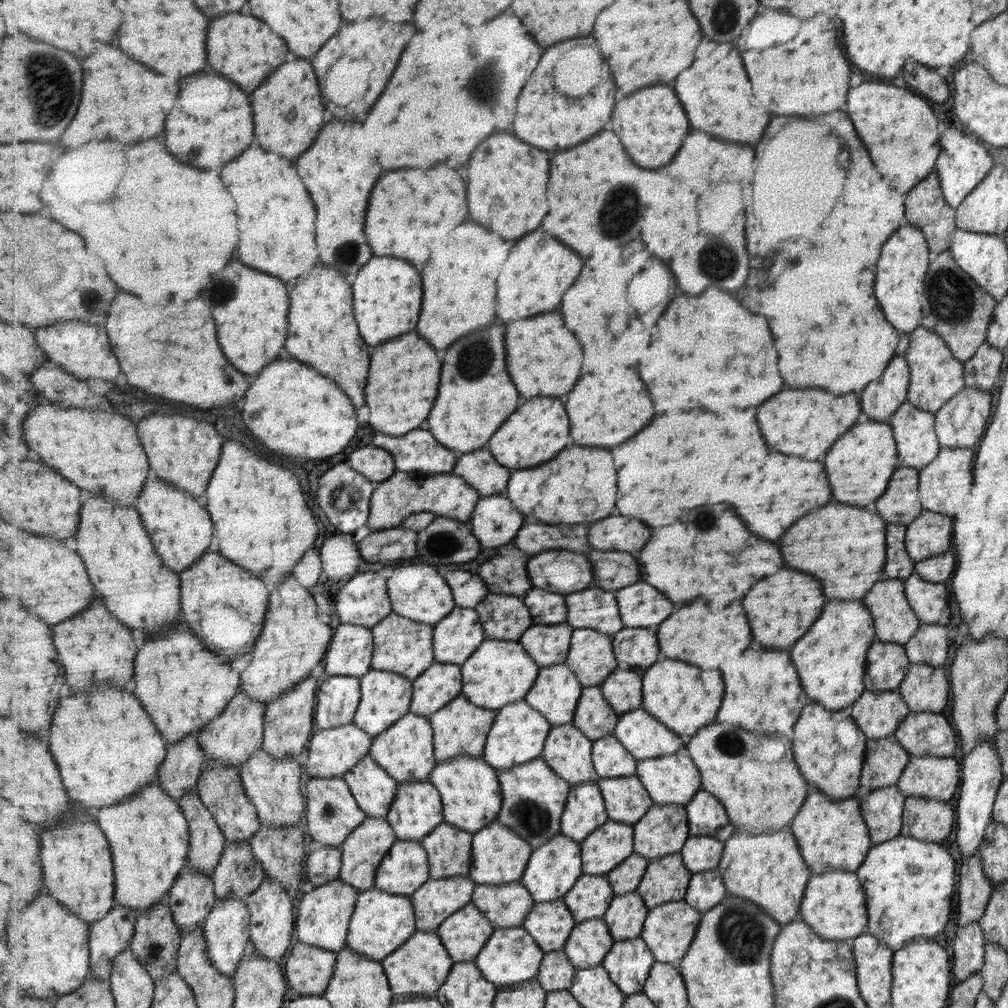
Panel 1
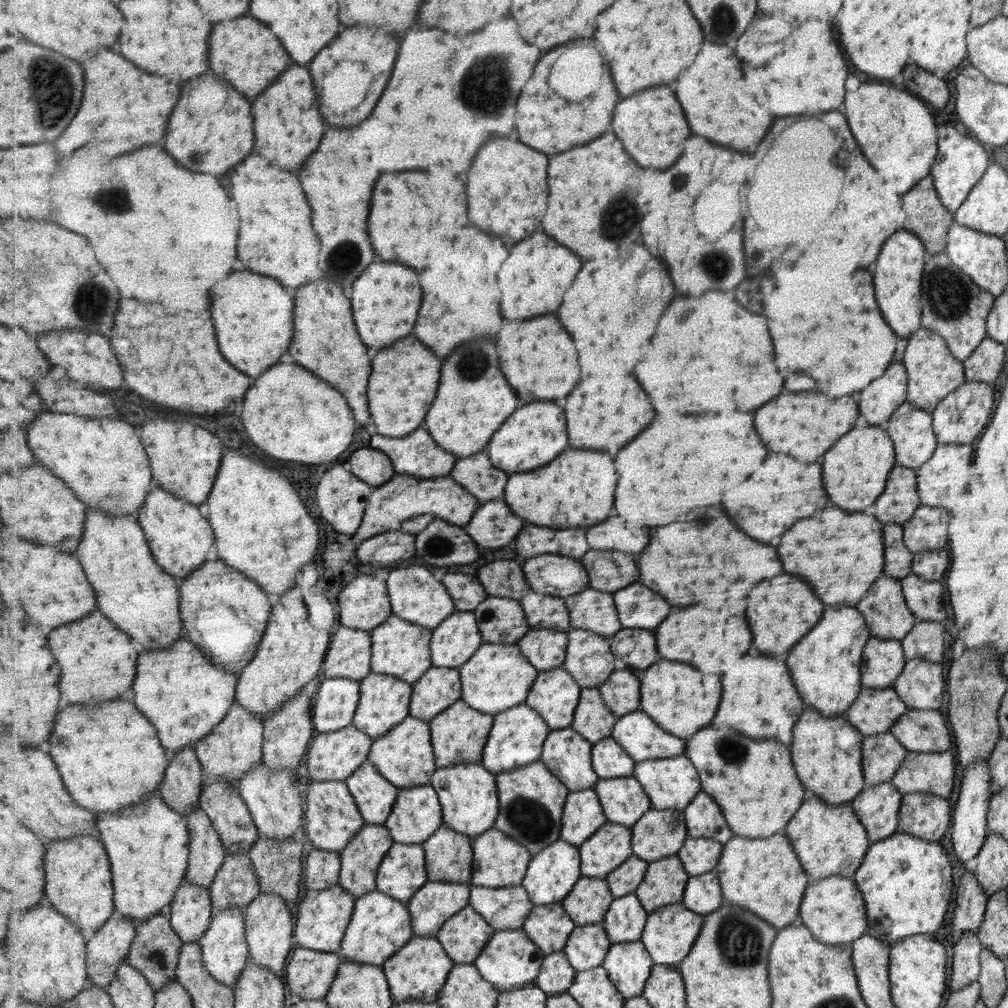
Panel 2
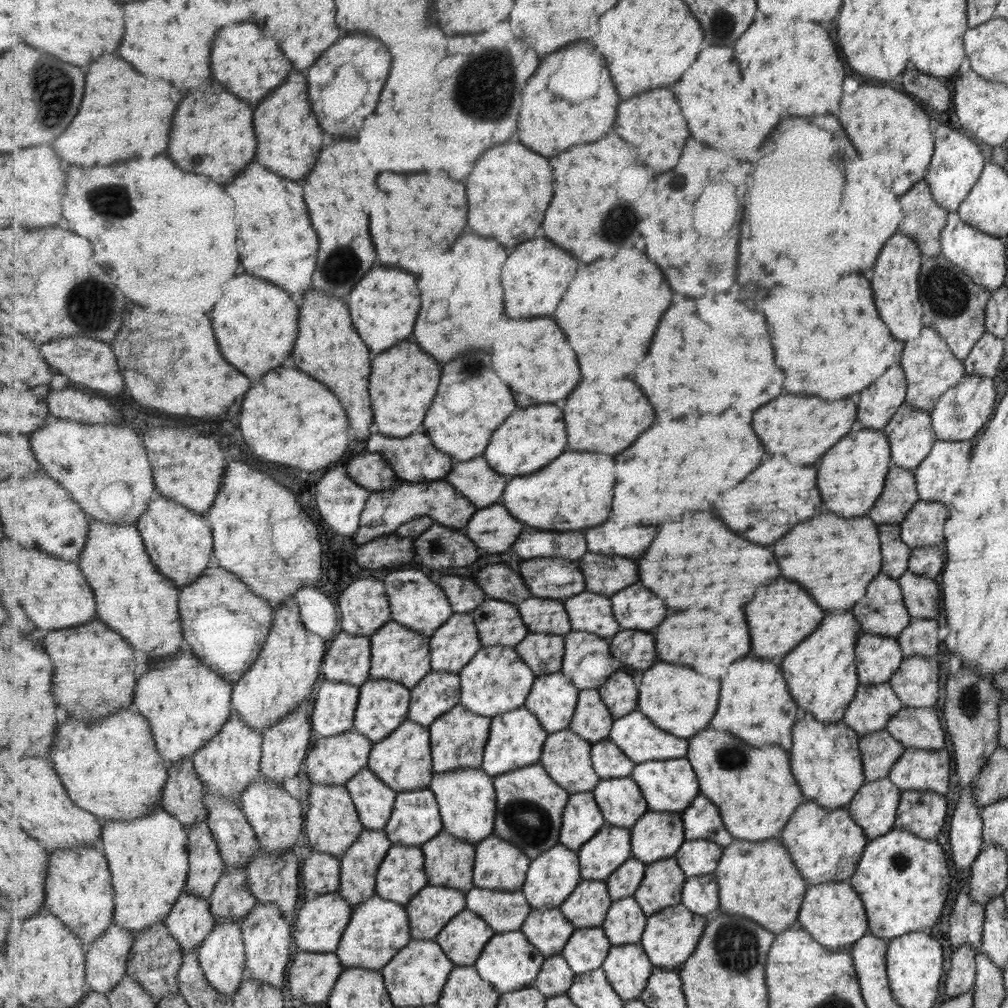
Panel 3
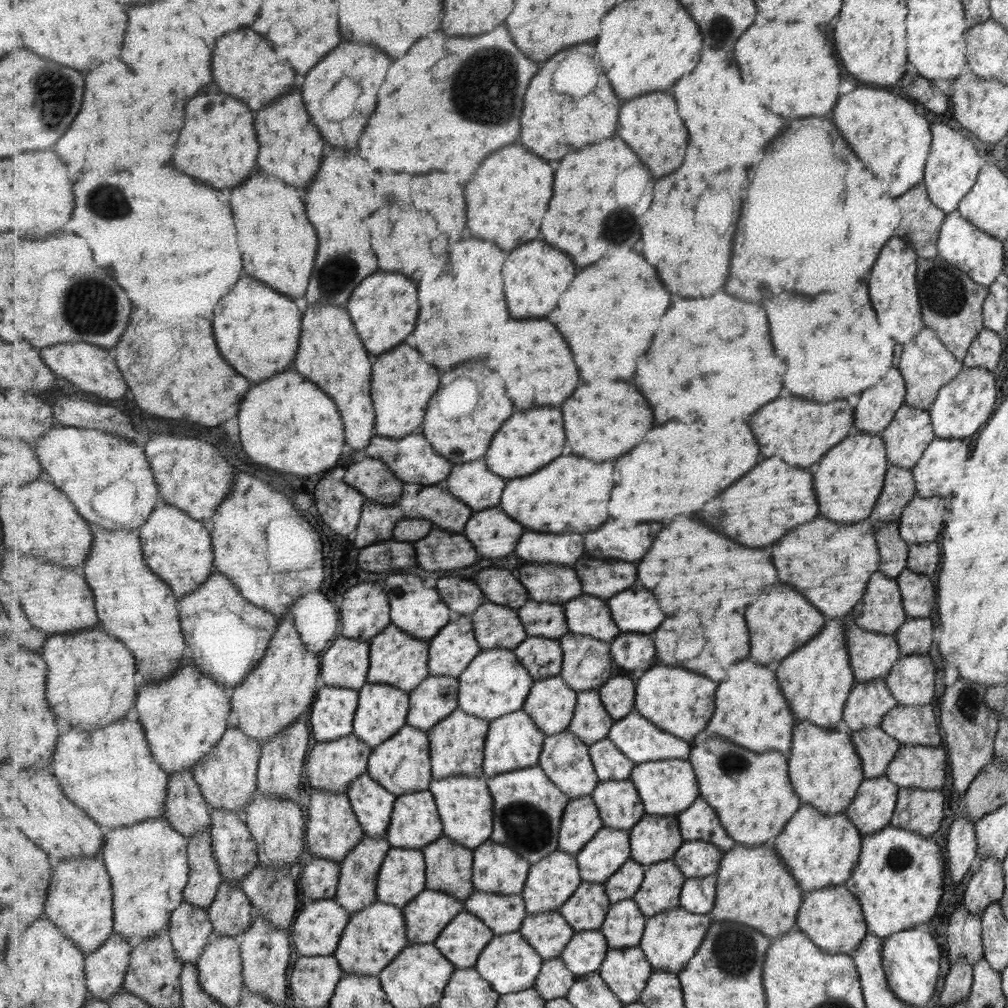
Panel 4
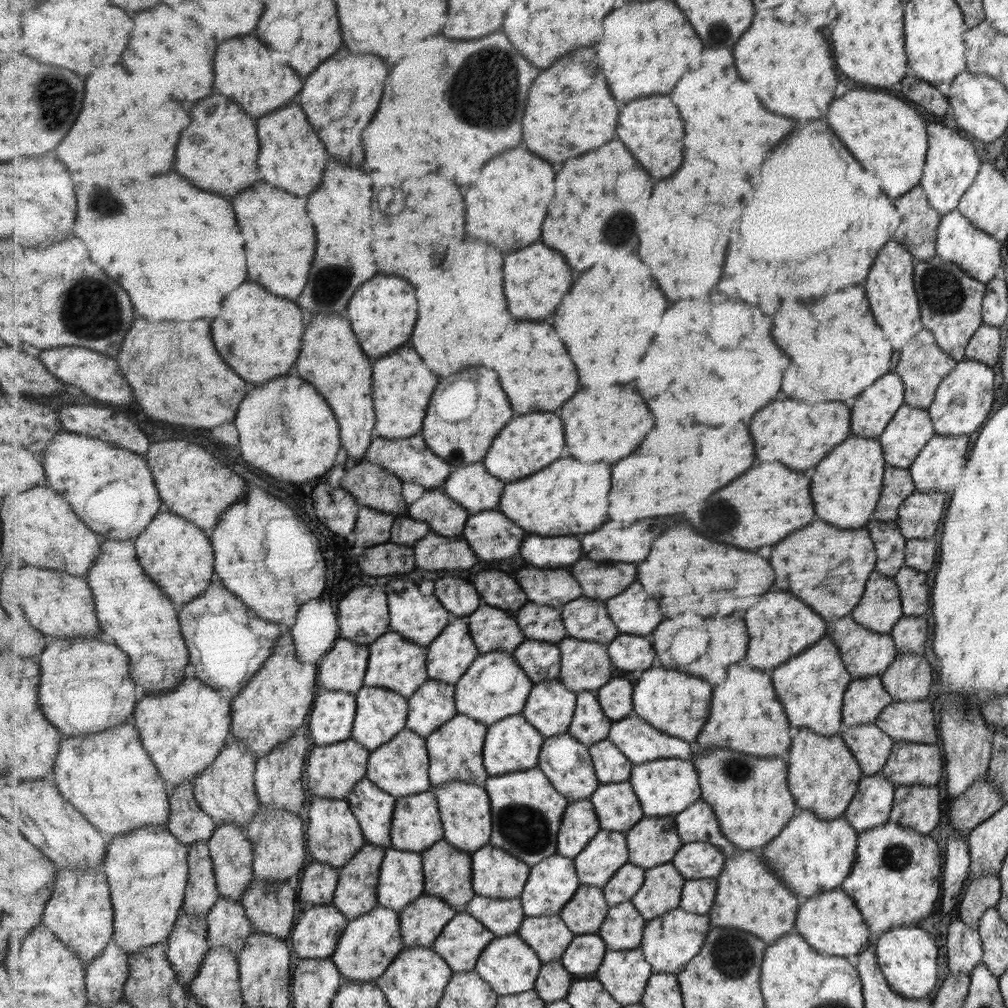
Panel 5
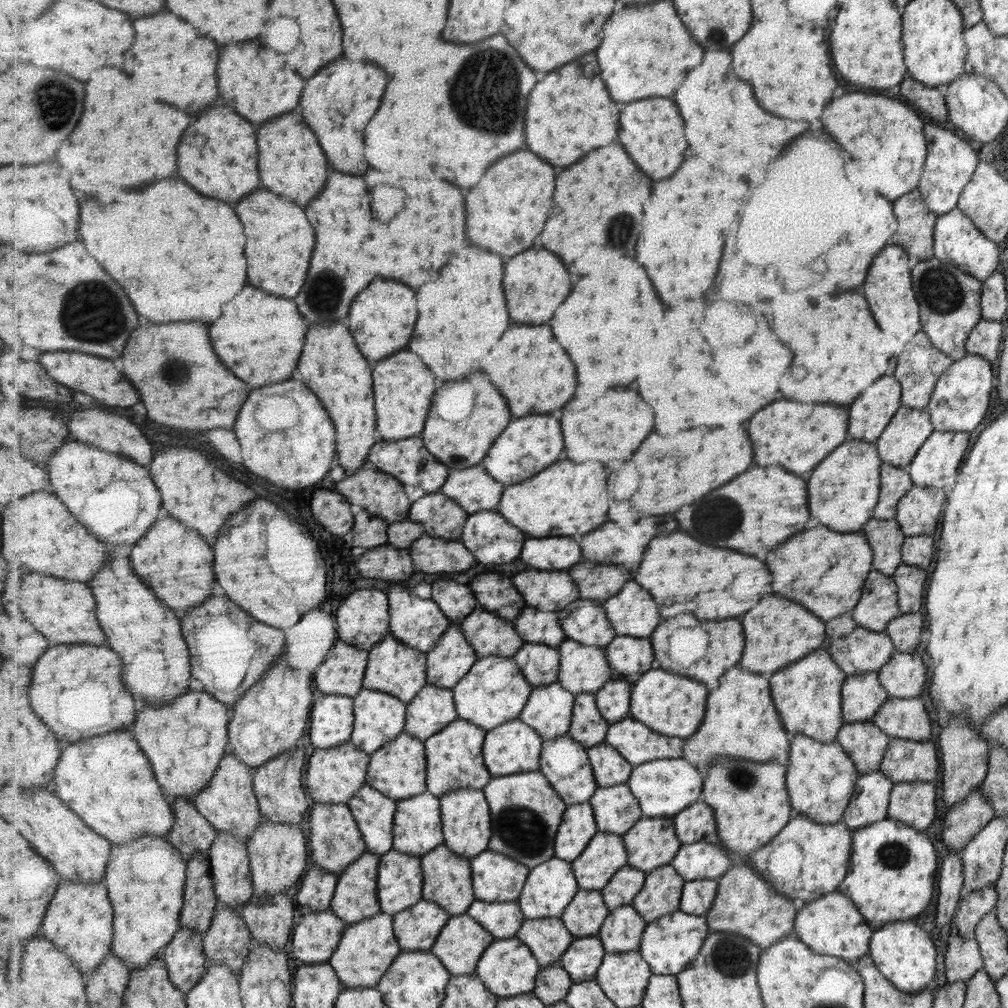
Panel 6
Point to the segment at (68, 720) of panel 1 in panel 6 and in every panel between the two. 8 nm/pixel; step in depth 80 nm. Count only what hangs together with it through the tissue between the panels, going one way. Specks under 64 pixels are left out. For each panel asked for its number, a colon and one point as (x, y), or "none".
2: (110, 755)
3: (113, 769)
4: (111, 773)
5: (110, 777)
6: (107, 780)

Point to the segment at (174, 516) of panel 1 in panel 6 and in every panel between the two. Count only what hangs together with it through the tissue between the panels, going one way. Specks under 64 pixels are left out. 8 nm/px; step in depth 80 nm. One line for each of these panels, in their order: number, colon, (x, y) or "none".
2: (180, 536)
3: (180, 544)
4: (177, 547)
5: (174, 552)
6: (173, 559)

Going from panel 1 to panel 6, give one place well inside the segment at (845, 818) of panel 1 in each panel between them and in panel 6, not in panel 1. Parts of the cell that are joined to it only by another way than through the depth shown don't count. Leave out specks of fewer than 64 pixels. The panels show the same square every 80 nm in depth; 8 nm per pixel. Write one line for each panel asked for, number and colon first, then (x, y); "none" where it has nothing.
2: (831, 841)
3: (826, 845)
4: (821, 851)
5: (812, 855)
6: (807, 860)

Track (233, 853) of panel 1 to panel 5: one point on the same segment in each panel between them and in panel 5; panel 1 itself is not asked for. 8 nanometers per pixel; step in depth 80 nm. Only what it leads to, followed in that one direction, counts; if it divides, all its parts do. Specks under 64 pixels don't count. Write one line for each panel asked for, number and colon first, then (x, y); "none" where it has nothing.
2: (236, 885)
3: (232, 900)
4: (232, 913)
5: (229, 925)

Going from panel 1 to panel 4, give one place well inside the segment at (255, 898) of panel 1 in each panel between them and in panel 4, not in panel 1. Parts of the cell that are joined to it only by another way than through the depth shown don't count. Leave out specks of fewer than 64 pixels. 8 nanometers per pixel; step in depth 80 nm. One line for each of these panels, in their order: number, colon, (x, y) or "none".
2: (270, 928)
3: (267, 936)
4: (266, 950)

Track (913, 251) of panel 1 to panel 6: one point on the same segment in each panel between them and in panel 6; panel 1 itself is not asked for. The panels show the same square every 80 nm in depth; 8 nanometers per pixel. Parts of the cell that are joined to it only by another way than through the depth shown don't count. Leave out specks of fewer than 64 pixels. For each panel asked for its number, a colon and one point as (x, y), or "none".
2: (897, 274)
3: (894, 285)
4: (892, 288)
5: (888, 287)
6: (891, 300)

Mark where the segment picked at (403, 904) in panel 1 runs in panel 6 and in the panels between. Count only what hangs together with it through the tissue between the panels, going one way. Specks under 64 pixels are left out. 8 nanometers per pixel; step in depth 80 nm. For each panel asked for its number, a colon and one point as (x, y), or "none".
2: (381, 925)
3: (379, 929)
4: (374, 937)
5: (371, 943)
6: (368, 948)

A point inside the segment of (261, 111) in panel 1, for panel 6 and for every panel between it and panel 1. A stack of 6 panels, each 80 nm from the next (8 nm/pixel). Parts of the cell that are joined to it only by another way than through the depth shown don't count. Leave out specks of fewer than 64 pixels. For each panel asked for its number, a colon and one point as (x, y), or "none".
2: (290, 127)
3: (290, 138)
4: (292, 149)
5: (293, 157)
6: (293, 164)

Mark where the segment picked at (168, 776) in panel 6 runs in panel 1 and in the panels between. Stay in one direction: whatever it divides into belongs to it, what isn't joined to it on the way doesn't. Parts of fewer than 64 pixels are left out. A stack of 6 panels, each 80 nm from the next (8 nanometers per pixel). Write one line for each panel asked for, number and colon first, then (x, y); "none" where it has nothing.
1: (183, 686)
2: (179, 690)
3: (187, 704)
4: (185, 717)
5: (184, 730)

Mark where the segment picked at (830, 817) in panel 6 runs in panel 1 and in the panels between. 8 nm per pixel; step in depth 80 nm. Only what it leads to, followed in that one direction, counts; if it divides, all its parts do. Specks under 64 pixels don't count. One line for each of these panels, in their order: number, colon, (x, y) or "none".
1: (830, 748)
2: (828, 750)
3: (826, 758)
4: (826, 771)
5: (823, 775)

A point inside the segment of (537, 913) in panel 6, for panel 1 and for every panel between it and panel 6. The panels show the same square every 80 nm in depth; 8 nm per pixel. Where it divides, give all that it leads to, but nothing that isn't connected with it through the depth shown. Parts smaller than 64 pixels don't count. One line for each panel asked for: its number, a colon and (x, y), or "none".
1: (554, 868)
2: (553, 873)
3: (554, 876)
4: (552, 881)
5: (552, 883)

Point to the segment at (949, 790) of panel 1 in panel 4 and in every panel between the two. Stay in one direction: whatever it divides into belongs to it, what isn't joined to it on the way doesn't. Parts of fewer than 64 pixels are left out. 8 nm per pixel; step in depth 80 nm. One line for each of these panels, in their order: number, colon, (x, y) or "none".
2: (932, 773)
3: (928, 770)
4: (916, 766)

